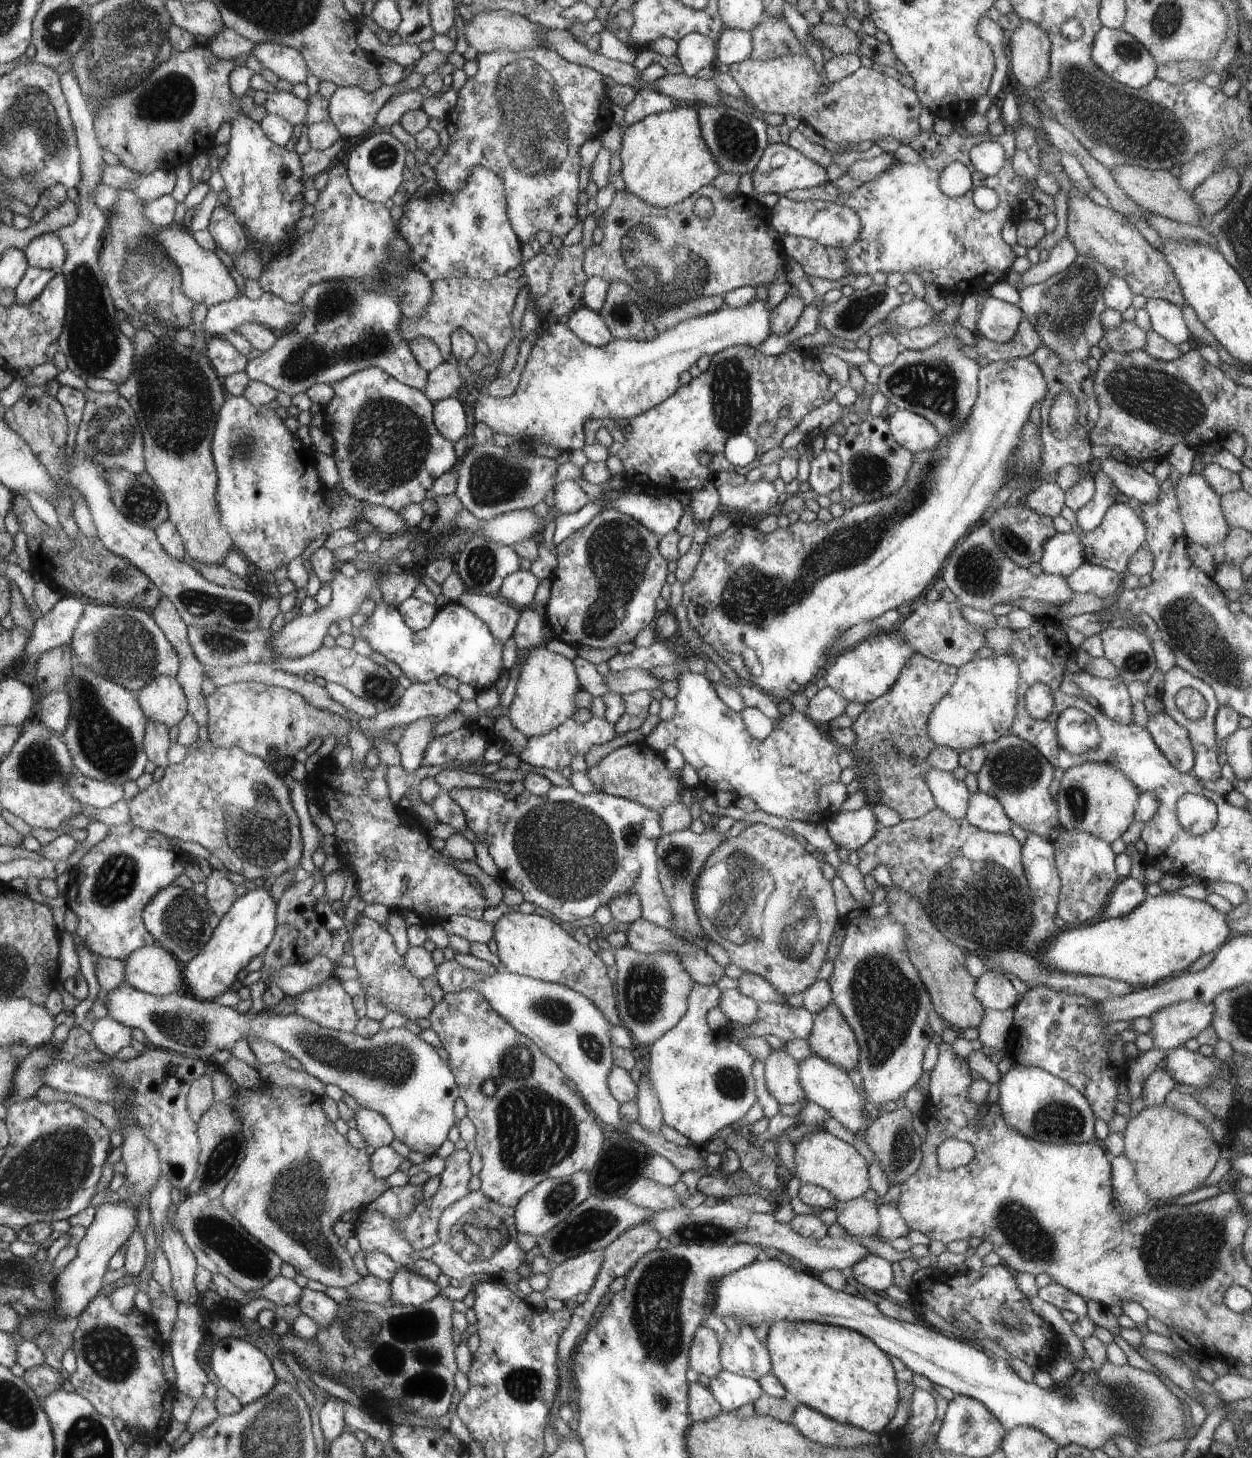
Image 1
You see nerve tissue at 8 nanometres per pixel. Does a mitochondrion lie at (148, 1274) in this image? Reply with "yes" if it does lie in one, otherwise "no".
no

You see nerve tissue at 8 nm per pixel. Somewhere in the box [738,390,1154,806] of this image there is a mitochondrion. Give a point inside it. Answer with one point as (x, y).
(978, 571)

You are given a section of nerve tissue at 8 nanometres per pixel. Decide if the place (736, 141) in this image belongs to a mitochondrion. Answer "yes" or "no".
yes

